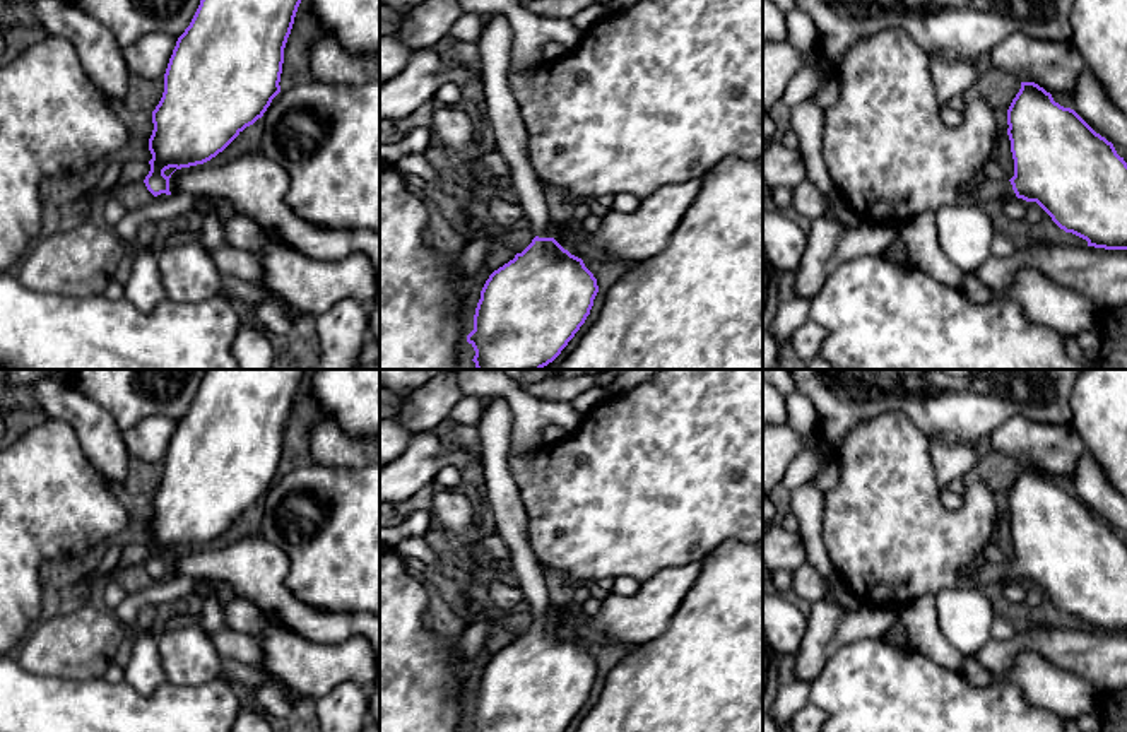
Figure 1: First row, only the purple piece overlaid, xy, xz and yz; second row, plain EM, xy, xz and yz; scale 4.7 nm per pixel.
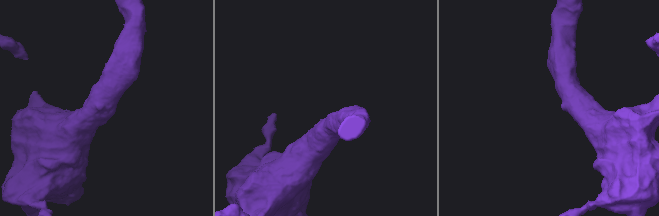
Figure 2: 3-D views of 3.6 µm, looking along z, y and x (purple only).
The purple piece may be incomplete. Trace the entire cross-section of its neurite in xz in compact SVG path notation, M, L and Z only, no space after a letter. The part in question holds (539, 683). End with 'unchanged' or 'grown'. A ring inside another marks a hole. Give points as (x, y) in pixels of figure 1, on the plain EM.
M501 397L487 400L477 422L486 501L494 515L496 534L510 547L511 581L522 590L523 609L535 621L486 664L474 698L474 713L467 718L467 725L474 732L564 732L590 698L599 669L583 643L552 621L546 570L532 552L527 511L508 465L511 429L513 414L508 402Z; grown

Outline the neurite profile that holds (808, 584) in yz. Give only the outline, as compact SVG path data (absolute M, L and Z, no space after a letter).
M805 561L792 573L792 587L800 599L811 604L823 600L828 595L828 581L809 561Z

